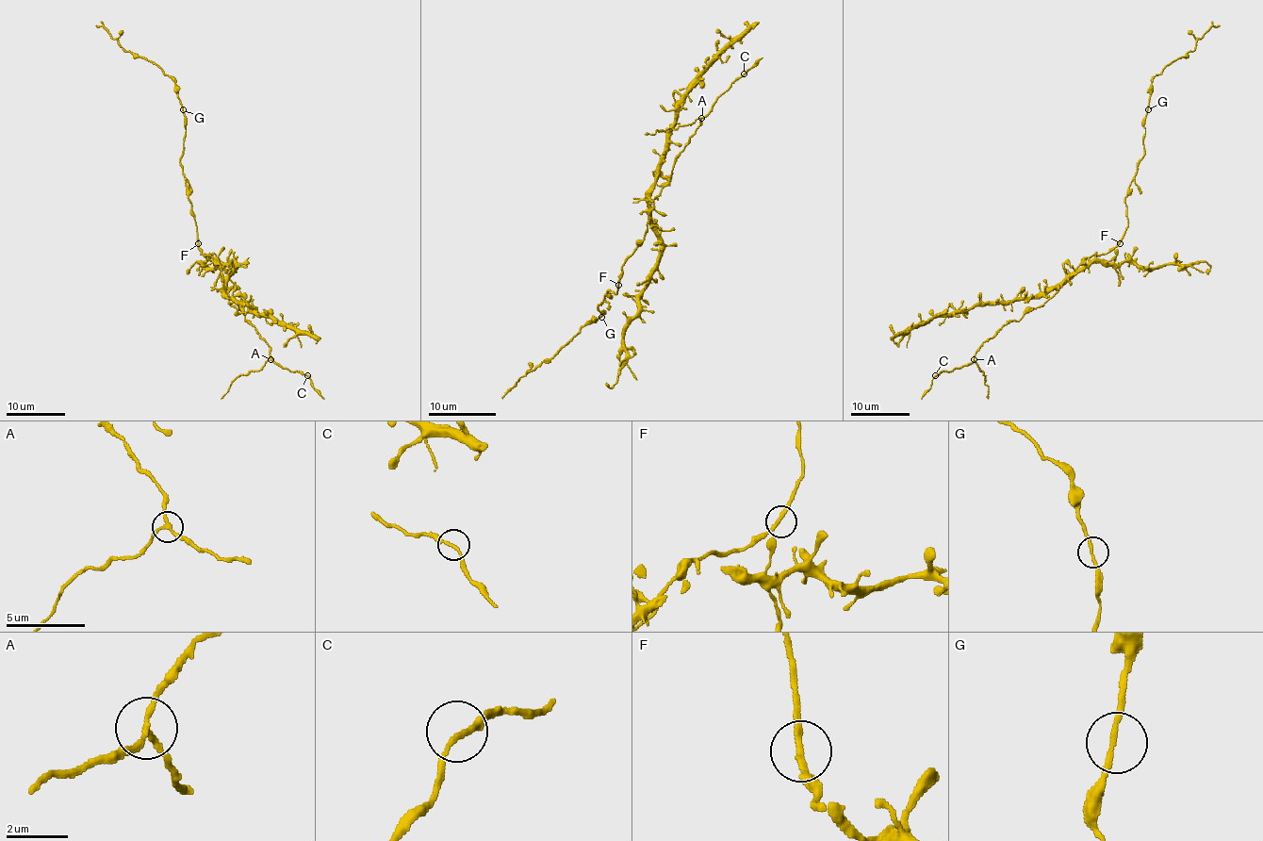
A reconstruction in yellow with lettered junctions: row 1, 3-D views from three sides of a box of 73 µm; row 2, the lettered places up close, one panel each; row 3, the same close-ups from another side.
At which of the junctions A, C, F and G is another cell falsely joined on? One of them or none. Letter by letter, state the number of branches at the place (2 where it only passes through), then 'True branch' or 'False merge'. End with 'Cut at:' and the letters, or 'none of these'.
A: Branches: 3. False merge
C: Branches: 2. True branch
F: Branches: 2. True branch
G: Branches: 2. True branch
Cut at: A

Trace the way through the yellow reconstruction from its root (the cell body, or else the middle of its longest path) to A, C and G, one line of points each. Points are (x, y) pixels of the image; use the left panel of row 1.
A: (198, 243), (201, 254), (210, 255), (221, 265), (227, 301), (241, 311), (244, 319), (268, 344), (270, 358)
C: (198, 243), (201, 254), (210, 255), (221, 265), (227, 301), (268, 344), (272, 360), (307, 375)
G: (198, 243), (195, 215), (188, 199), (186, 179), (180, 163), (186, 130), (183, 109)

